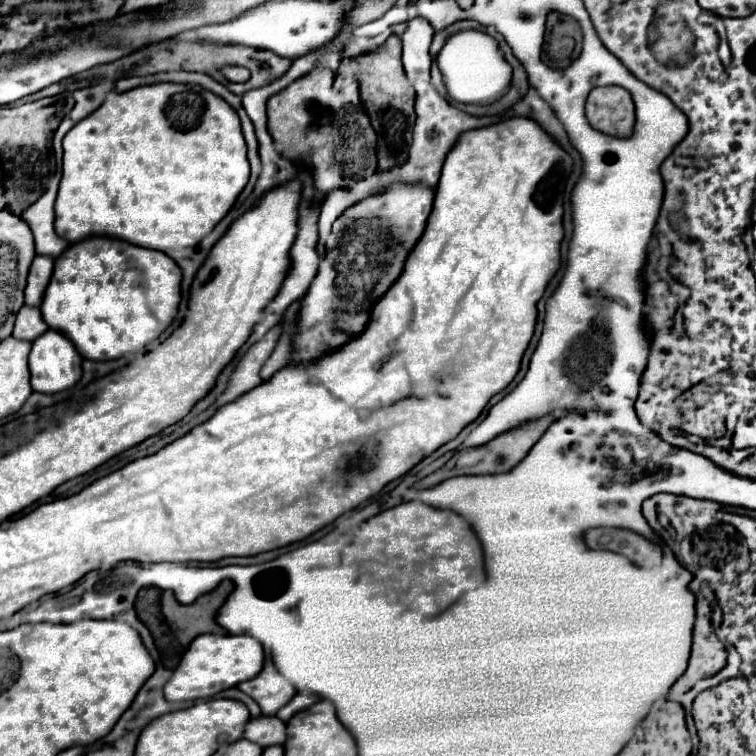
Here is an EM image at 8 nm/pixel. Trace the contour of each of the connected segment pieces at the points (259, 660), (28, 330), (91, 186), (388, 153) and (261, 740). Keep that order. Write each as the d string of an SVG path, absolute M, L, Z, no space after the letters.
M201 634L197 636L187 652L181 656L173 676L165 684L165 700L183 702L183 700L203 700L211 698L221 690L237 686L241 680L249 680L249 676L257 676L263 664L263 648L251 636L219 636L219 634Z
M23 306L23 308L17 312L13 336L31 342L31 340L35 340L37 336L41 336L41 334L47 332L47 330L49 330L49 326L45 324L45 320L43 320L39 308Z
M157 82L157 84L149 84L149 86L139 86L133 88L129 92L123 94L109 94L105 98L105 102L99 106L99 110L91 112L89 116L85 116L81 122L77 122L63 138L63 178L61 178L61 186L59 186L59 196L57 196L57 204L55 204L55 228L57 234L65 240L79 242L83 238L89 236L115 236L115 238L123 238L129 240L131 244L143 246L143 248L153 248L153 250L181 250L193 244L199 244L203 236L207 236L215 224L231 210L231 206L235 204L237 196L241 194L241 190L245 188L247 180L249 180L249 162L247 162L247 146L245 146L245 138L241 134L241 124L239 124L239 116L237 112L219 96L211 94L209 90L205 90L199 84L175 84L175 82Z
M391 34L381 48L367 52L367 56L363 56L357 70L357 80L361 88L363 106L377 132L379 170L389 170L397 164L403 164L403 160L407 160L413 124L415 124L415 110L413 110L415 90L403 72L401 38L397 34Z
M277 716L251 718L245 724L245 738L259 744L261 748L267 748L273 744L283 744L287 738L285 722L281 722Z

